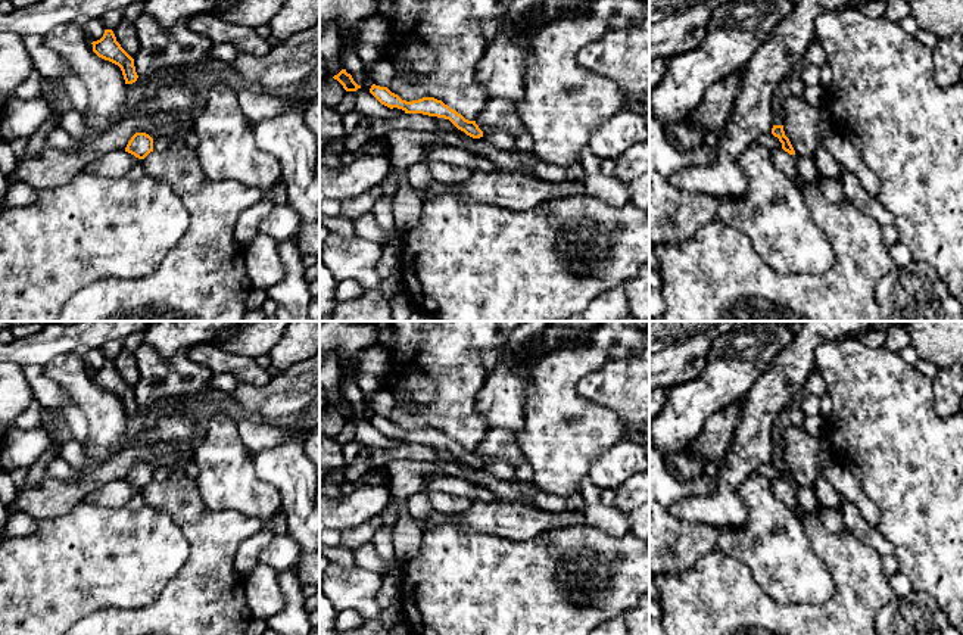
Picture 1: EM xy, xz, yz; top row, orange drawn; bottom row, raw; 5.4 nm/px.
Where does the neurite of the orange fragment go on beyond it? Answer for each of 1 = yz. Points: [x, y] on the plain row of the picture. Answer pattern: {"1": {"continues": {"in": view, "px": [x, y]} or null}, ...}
{"1": {"continues": null}}

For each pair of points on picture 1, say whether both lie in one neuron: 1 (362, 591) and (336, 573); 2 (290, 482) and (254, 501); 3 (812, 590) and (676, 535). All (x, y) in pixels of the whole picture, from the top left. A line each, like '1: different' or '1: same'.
1: same
2: different
3: same

